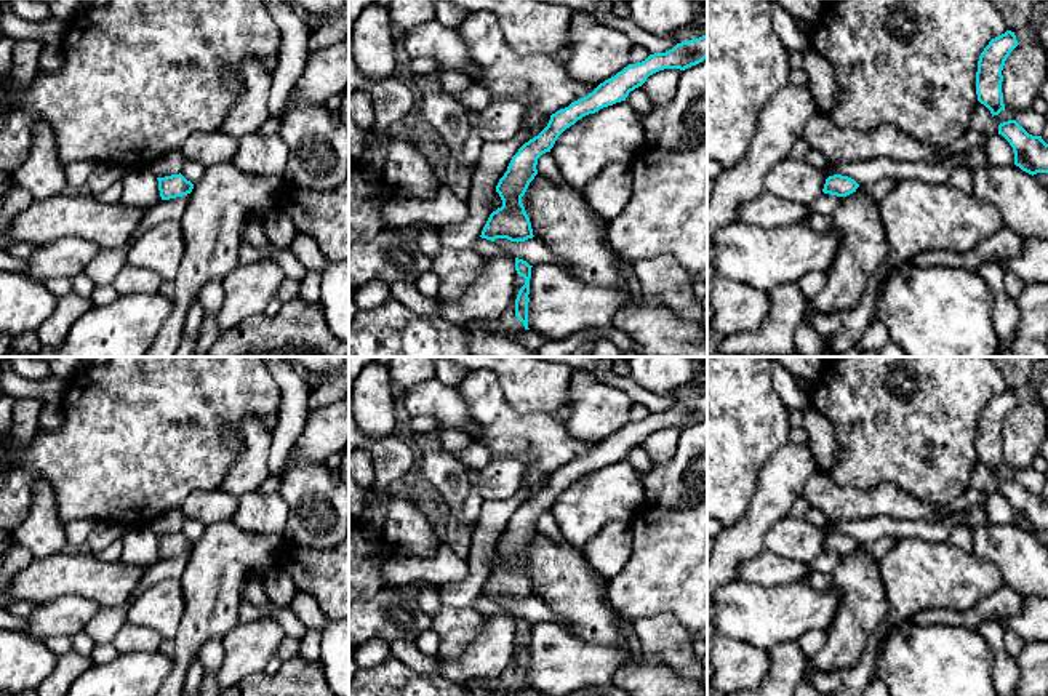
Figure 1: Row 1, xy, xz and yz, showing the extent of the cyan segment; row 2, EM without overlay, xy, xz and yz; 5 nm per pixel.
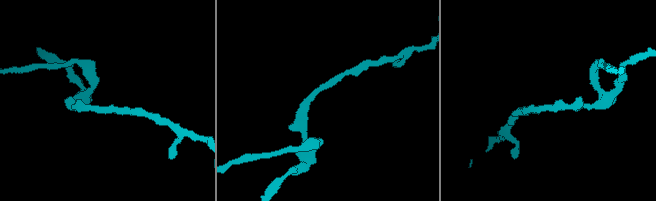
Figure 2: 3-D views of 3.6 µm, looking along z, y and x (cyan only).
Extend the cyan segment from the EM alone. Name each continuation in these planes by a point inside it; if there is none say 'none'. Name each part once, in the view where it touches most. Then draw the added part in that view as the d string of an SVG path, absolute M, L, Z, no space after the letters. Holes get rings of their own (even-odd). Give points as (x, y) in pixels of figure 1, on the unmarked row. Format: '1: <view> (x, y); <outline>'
none

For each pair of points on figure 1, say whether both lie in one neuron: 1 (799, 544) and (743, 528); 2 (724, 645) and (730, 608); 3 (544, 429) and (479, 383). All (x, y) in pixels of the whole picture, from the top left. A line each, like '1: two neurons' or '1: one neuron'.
1: two neurons
2: two neurons
3: one neuron

